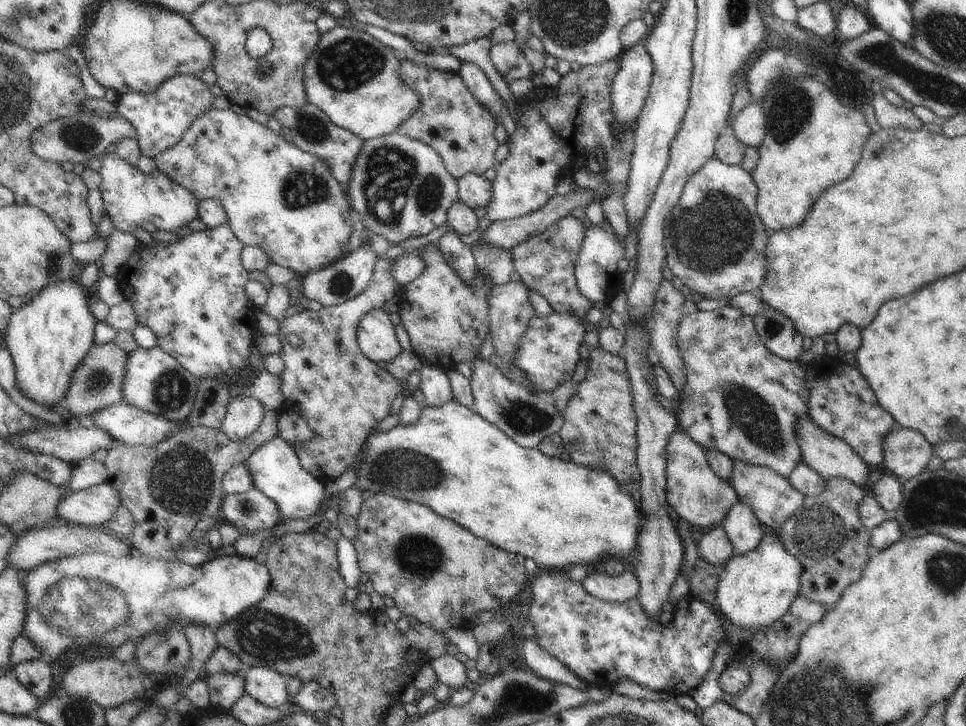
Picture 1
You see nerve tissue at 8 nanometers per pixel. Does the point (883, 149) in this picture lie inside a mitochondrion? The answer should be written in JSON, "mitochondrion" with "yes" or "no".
{"mitochondrion":"yes"}

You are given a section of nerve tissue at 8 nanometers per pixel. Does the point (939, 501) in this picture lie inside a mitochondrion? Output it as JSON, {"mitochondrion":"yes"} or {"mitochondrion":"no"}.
{"mitochondrion":"yes"}

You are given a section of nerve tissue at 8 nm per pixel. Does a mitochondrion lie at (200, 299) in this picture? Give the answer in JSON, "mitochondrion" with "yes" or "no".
{"mitochondrion":"no"}

